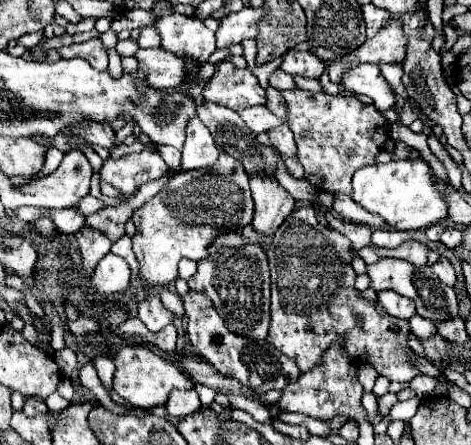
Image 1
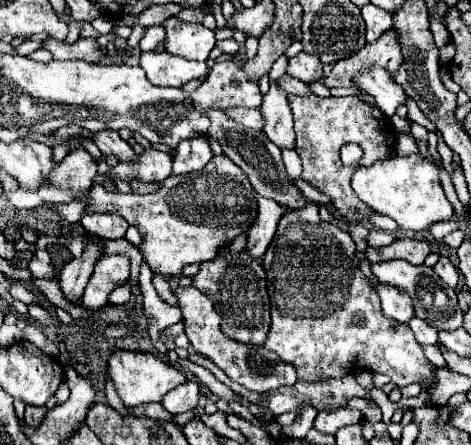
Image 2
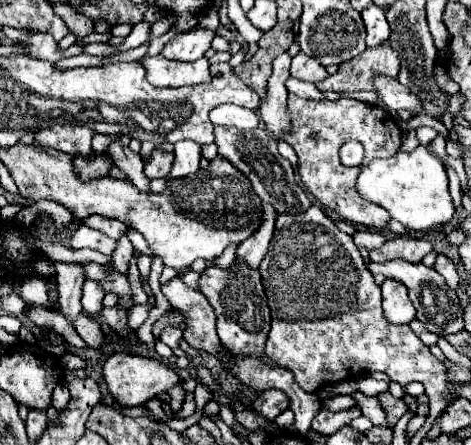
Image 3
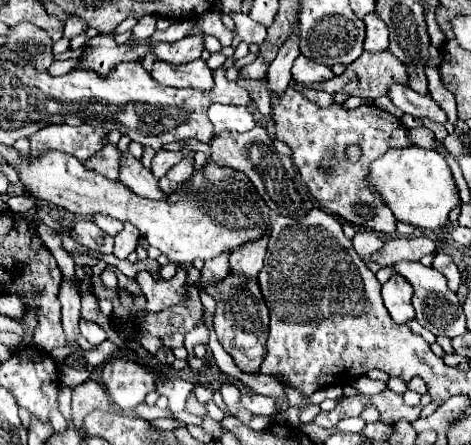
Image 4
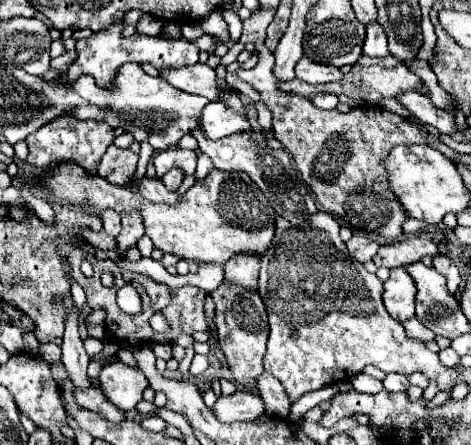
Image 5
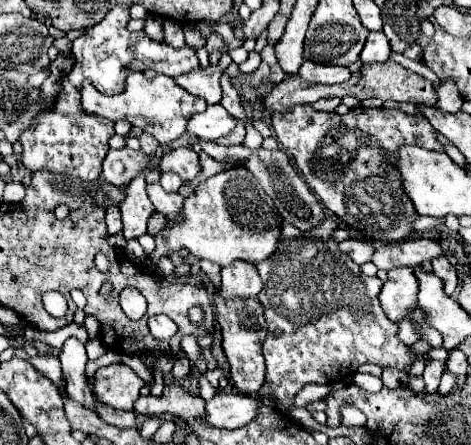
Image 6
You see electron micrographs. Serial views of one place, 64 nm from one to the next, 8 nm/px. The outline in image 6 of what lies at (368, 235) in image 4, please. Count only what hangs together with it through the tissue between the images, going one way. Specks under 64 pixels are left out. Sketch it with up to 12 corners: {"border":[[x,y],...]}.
{"border":[[358,238],[340,242],[356,264],[370,262],[376,252],[372,244]]}

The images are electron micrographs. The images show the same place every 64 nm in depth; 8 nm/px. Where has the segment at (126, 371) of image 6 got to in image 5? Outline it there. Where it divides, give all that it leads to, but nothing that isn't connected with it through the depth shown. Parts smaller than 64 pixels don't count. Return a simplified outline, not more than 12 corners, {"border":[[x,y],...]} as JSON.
{"border":[[120,360],[100,372],[102,392],[122,412],[148,386],[142,370]]}

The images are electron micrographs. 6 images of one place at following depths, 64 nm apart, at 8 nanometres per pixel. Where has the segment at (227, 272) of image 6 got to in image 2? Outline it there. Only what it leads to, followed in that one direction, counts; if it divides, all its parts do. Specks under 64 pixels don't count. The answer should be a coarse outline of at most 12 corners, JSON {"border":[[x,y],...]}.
{"border":[[256,194],[258,216],[246,250],[262,258],[284,212],[282,204]]}

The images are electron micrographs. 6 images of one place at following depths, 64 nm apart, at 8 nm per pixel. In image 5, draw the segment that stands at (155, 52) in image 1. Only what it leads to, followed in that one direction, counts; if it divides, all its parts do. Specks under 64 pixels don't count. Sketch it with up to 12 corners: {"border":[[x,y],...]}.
{"border":[[206,64],[162,68],[178,90],[216,100],[216,70]]}

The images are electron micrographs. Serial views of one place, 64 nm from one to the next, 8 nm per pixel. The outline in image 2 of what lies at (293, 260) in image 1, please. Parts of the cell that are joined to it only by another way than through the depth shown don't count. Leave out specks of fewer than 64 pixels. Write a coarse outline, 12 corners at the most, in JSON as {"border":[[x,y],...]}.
{"border":[[316,204],[262,262],[264,346],[300,380],[370,370],[436,384],[388,320],[354,240]]}

